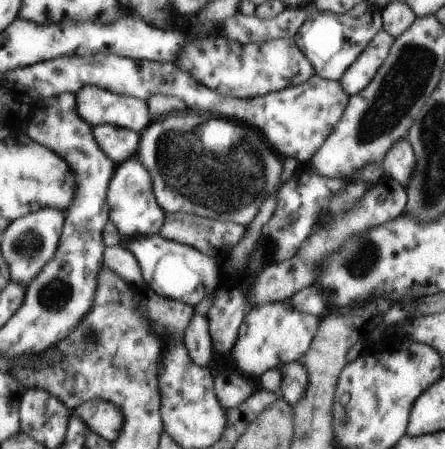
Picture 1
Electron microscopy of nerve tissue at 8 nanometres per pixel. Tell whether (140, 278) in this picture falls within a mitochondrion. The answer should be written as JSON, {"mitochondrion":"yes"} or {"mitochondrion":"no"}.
{"mitochondrion":"no"}

